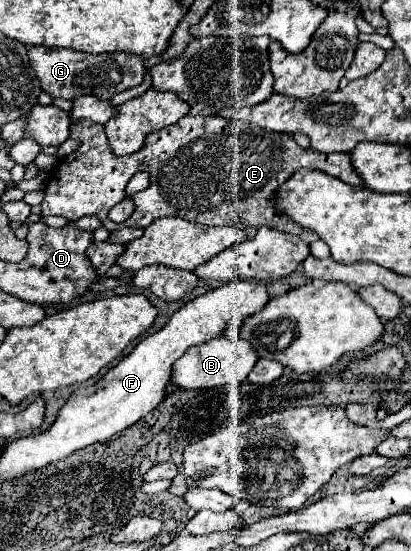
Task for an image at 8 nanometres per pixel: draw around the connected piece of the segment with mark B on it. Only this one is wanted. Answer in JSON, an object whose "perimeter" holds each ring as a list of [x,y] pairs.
{"perimeter":[[[222,335],[210,339],[208,343],[200,343],[190,347],[174,365],[172,365],[172,385],[178,389],[208,389],[208,387],[222,387],[222,385],[236,385],[244,383],[248,373],[252,371],[254,363],[258,361],[256,349],[242,339],[226,339]]]}

